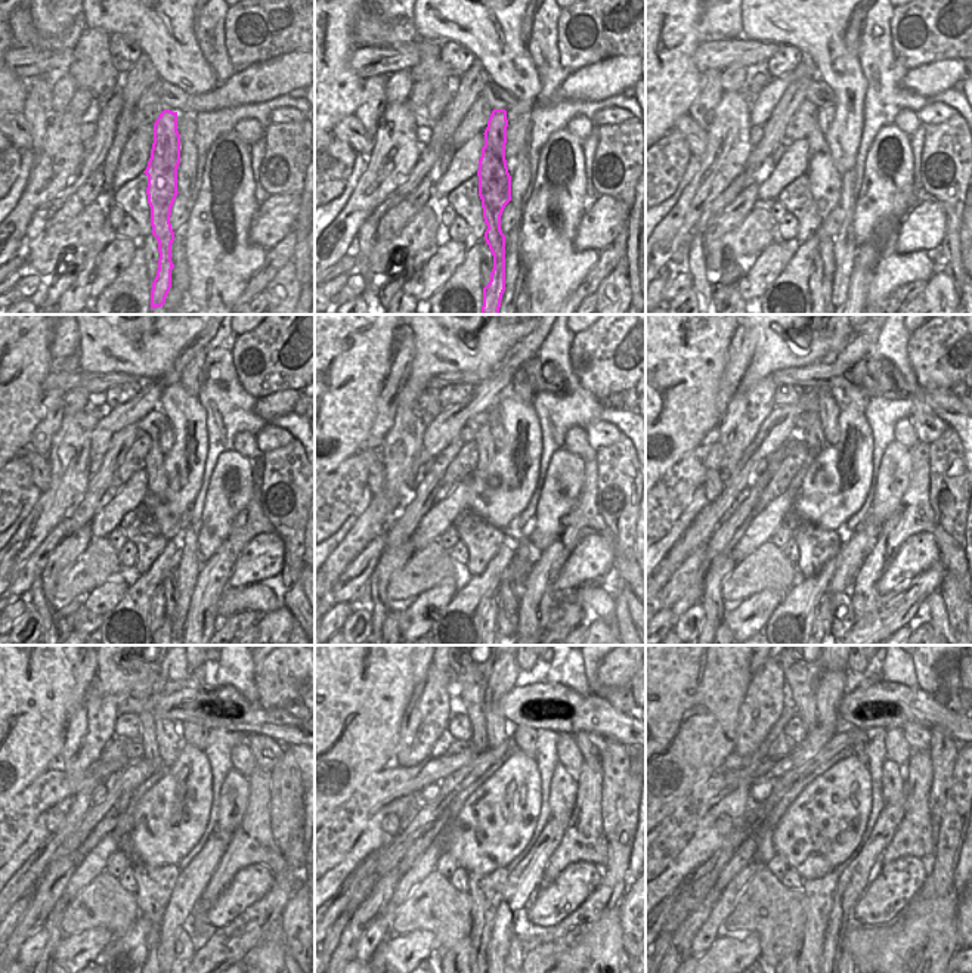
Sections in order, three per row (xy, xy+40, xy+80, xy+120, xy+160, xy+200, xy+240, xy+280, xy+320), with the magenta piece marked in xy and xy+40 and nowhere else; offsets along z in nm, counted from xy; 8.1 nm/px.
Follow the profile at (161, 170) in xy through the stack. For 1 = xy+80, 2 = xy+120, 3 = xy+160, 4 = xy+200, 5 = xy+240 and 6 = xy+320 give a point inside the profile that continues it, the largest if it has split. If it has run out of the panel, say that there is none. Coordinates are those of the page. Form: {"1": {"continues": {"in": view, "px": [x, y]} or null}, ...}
{"1": {"continues": {"in": "xy+80", "px": [825, 180]}}, "2": {"continues": {"in": "xy+120", "px": [170, 526]}}, "3": {"continues": {"in": "xy+160", "px": [491, 437]}}, "4": {"continues": {"in": "xy+200", "px": [823, 430]}}, "5": {"continues": {"in": "xy+240", "px": [161, 743]}}, "6": {"continues": {"in": "xy+320", "px": [833, 685]}}}

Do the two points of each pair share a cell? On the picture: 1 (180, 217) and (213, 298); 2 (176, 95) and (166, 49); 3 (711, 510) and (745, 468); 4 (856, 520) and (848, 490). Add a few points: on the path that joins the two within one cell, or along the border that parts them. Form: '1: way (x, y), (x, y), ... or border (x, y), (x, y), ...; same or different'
1: border (191, 211), (183, 226); different
2: border (164, 80), (188, 93), (209, 92); different
3: way (721, 502), (739, 479); same
4: border (870, 483), (863, 505), (839, 530); different

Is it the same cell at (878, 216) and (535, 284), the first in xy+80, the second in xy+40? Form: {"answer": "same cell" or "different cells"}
{"answer": "same cell"}

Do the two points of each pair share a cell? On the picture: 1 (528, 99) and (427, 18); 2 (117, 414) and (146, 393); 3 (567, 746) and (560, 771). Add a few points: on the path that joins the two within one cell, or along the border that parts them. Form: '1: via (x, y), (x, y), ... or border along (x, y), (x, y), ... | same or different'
1: via (511, 71), (464, 24), (455, 24) | same
2: via (124, 414), (141, 400) | same
3: border along (560, 761), (575, 774) | different

